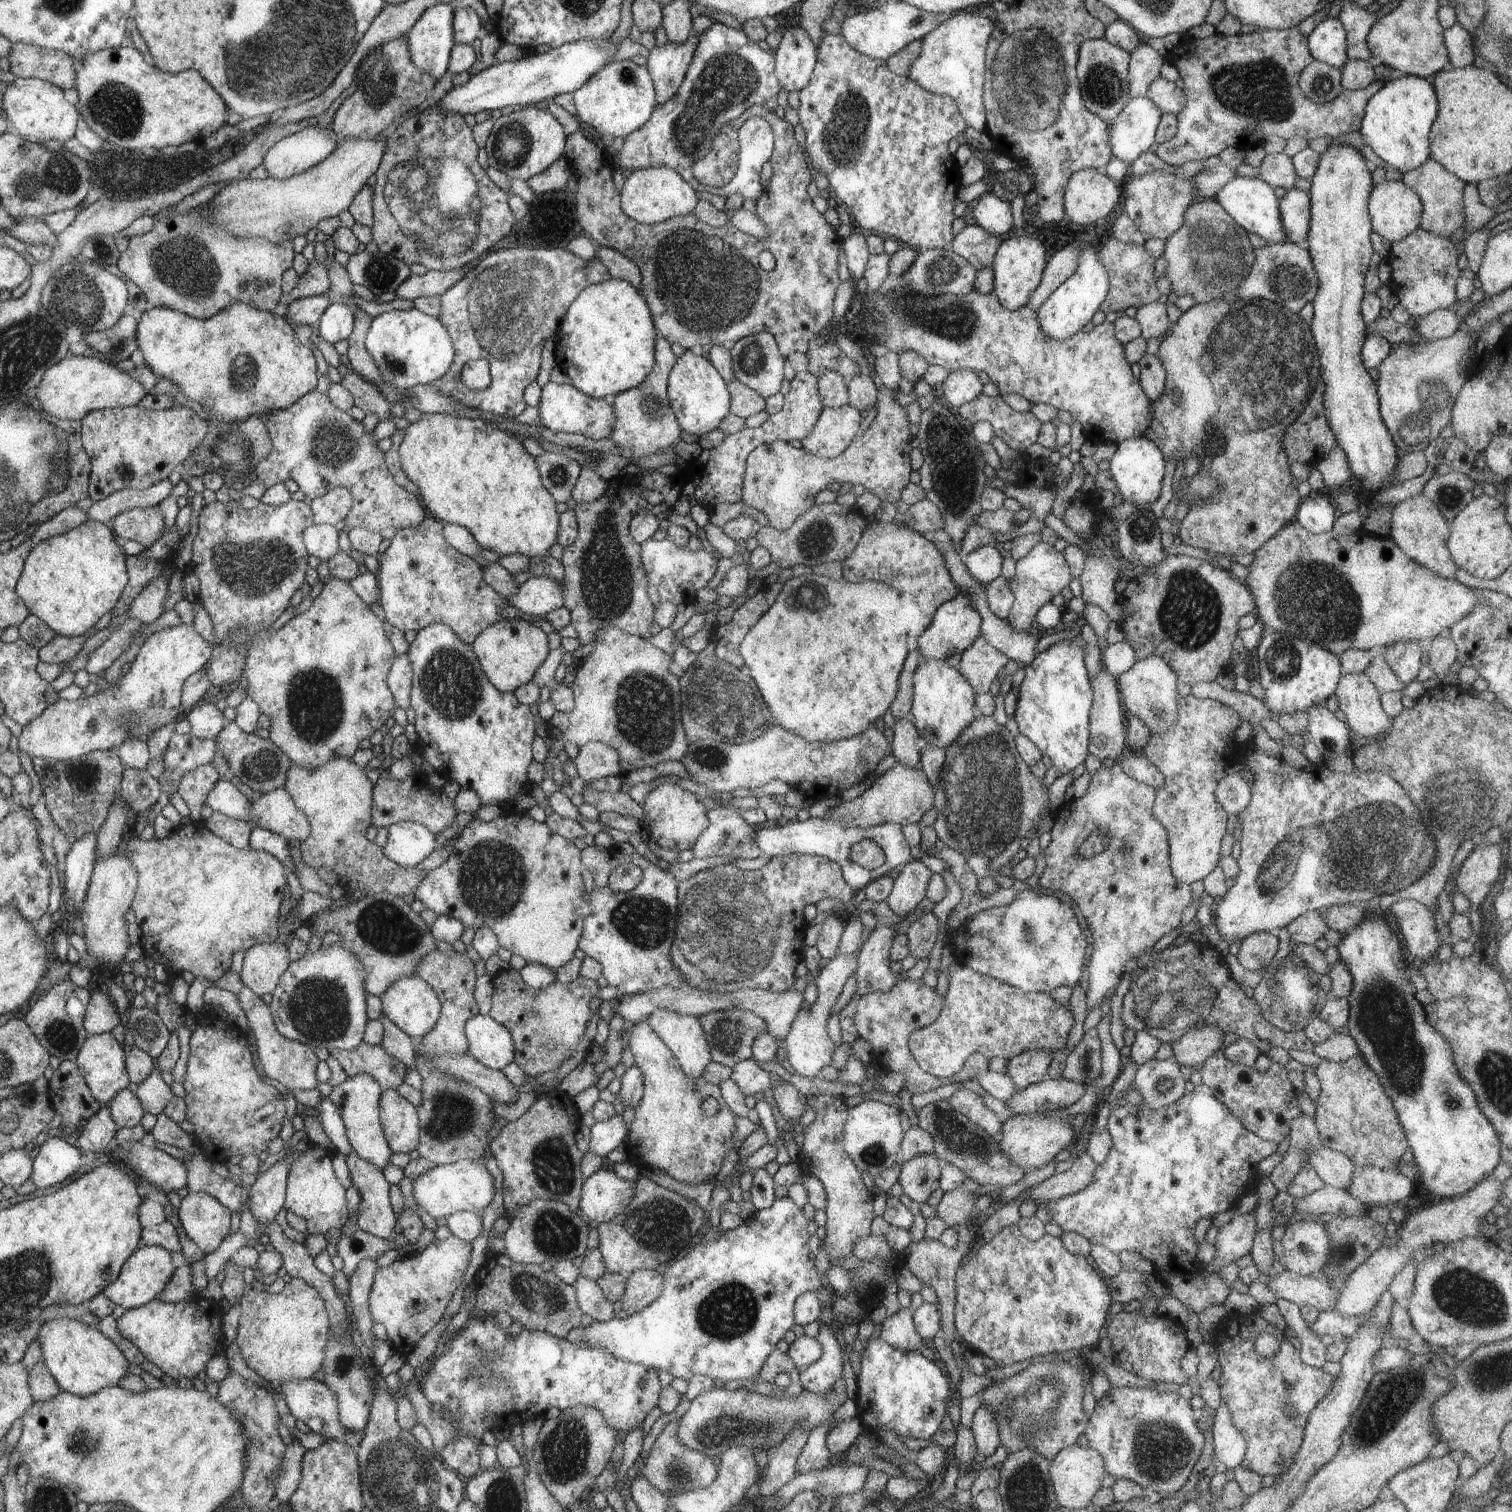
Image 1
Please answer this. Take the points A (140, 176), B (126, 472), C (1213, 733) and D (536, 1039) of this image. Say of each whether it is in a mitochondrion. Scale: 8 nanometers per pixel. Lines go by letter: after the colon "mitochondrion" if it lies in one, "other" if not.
A: mitochondrion
B: other
C: other
D: mitochondrion

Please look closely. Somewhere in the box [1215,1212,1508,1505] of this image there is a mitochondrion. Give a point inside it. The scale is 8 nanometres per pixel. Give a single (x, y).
(1398, 1394)

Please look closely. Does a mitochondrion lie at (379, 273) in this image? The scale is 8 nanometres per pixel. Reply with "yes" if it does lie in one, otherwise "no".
yes

